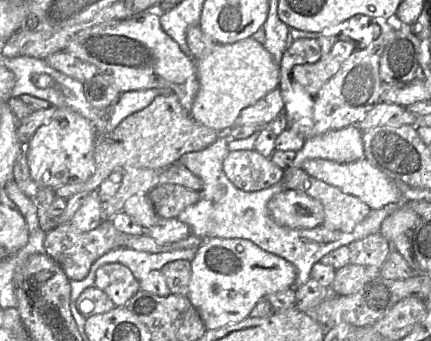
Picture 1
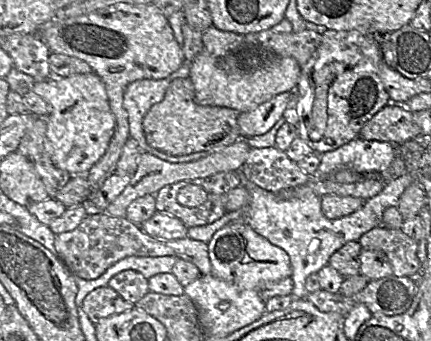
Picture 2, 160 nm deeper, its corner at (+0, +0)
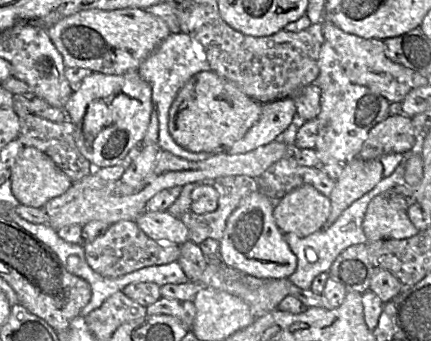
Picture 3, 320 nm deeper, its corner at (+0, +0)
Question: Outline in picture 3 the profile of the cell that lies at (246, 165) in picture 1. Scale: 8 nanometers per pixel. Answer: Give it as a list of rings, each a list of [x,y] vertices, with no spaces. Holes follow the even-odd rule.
[[[285,157],[271,165],[257,179],[258,190],[273,201],[278,201],[304,184],[310,184],[320,193],[329,197],[336,181],[320,167],[300,166],[294,157]]]

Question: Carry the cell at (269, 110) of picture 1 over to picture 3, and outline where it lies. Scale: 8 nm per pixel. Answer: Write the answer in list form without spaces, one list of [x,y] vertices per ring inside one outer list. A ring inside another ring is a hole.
[[[292,98],[263,104],[259,120],[226,152],[244,154],[275,141],[290,126],[295,115],[296,106]]]

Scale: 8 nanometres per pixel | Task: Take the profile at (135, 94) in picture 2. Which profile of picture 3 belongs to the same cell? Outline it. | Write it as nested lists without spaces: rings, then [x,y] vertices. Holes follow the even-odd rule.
[[[183,32],[171,33],[141,63],[137,70],[142,79],[148,82],[152,89],[153,107],[156,109],[159,121],[158,147],[162,151],[168,151],[189,161],[205,160],[214,155],[209,152],[195,153],[182,148],[173,140],[168,130],[168,113],[179,90],[194,74],[210,70],[210,65],[202,47]]]

